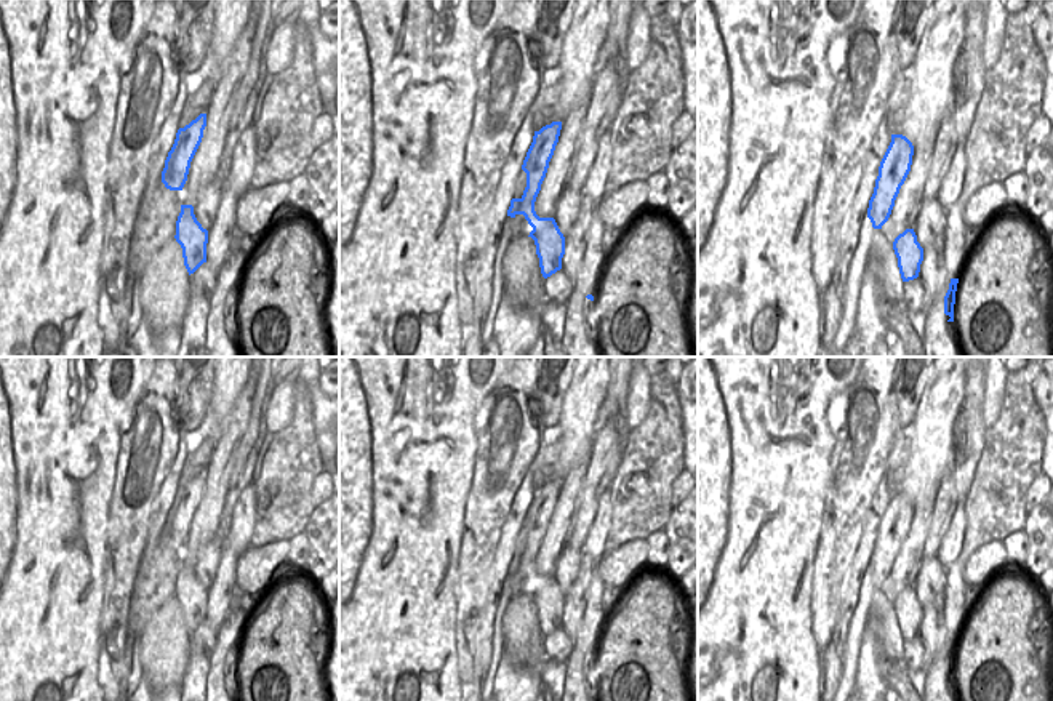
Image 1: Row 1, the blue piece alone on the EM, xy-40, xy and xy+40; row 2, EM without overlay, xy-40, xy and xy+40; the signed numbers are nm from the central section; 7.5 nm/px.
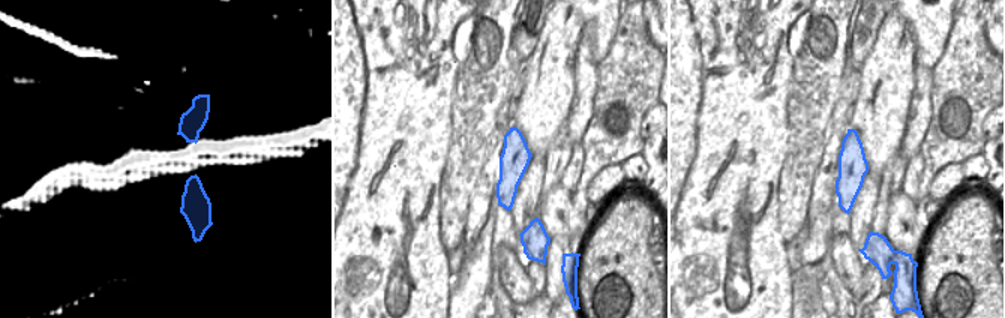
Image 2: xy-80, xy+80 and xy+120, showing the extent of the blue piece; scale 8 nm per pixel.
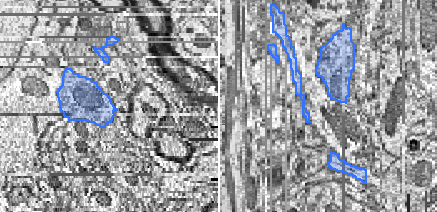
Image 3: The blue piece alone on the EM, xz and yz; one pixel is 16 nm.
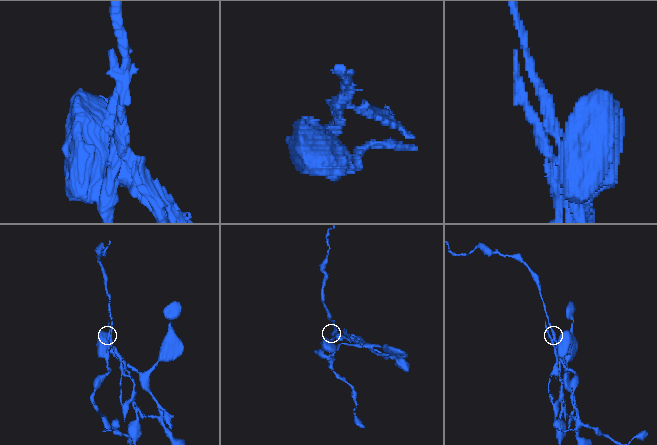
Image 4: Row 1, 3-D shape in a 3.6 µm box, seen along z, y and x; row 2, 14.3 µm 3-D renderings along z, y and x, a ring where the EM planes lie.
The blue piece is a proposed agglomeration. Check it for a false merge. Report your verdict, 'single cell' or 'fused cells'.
fused cells

